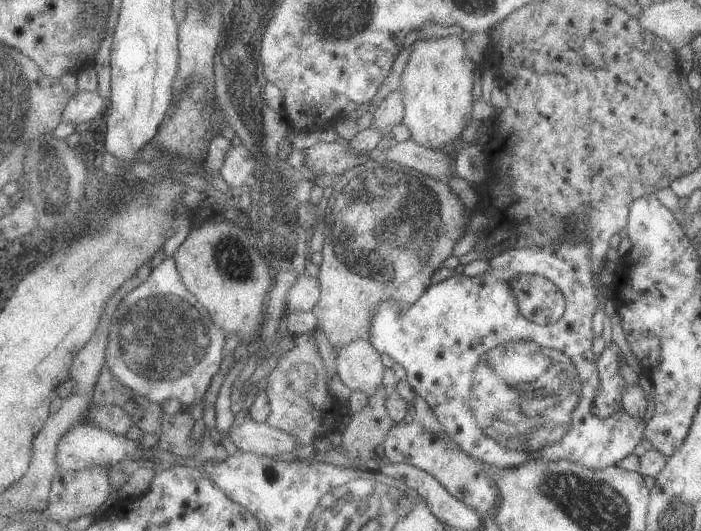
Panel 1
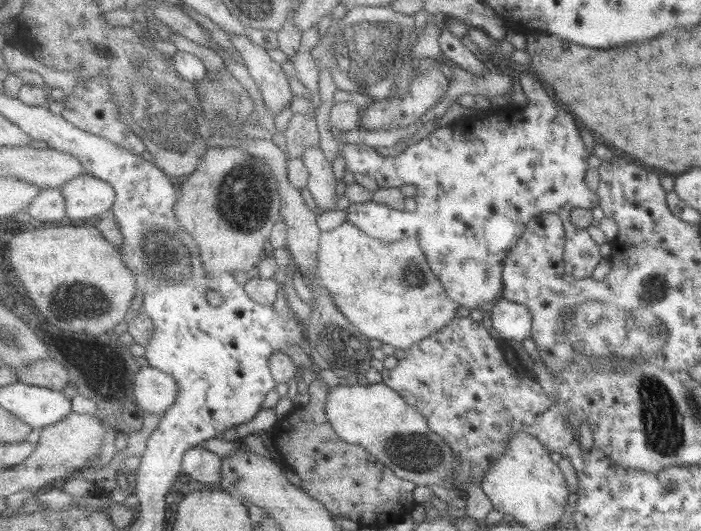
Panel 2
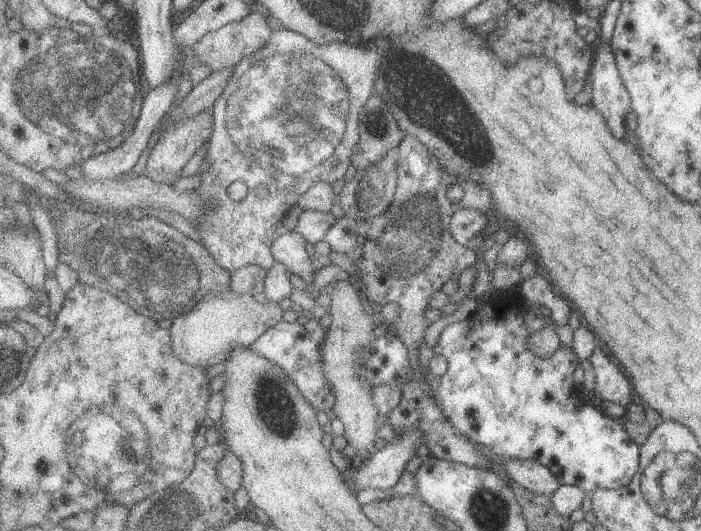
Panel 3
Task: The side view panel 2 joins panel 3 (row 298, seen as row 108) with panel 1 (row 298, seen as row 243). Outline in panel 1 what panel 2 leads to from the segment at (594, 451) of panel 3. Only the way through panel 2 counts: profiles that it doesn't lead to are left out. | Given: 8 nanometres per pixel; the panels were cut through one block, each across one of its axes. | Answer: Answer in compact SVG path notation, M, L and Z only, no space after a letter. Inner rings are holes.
M585 238L583 242L565 242L545 248L509 249L489 260L491 270L483 276L455 274L431 285L409 310L399 310L399 302L395 300L377 306L371 328L373 346L405 369L408 384L429 403L451 441L457 442L461 450L479 462L503 470L523 466L533 459L551 462L565 458L588 469L601 470L617 465L643 438L646 423L643 419L631 418L622 408L604 419L589 414L590 390L599 390L598 366L591 352L591 318L597 302L591 284L589 248L591 242ZM521 274L546 276L564 292L567 308L557 322L540 325L523 316L512 287L512 281ZM522 340L533 340L543 348L560 350L577 367L582 394L569 429L567 422L559 418L565 416L565 406L553 406L555 396L559 396L559 404L567 404L567 378L563 378L565 382L561 384L561 372L503 368L501 380L497 380L497 376L487 380L487 376L493 374L487 360L491 350ZM511 378L525 380L525 384L531 382L531 386L527 386L527 390L511 390L511 386L515 386Z

